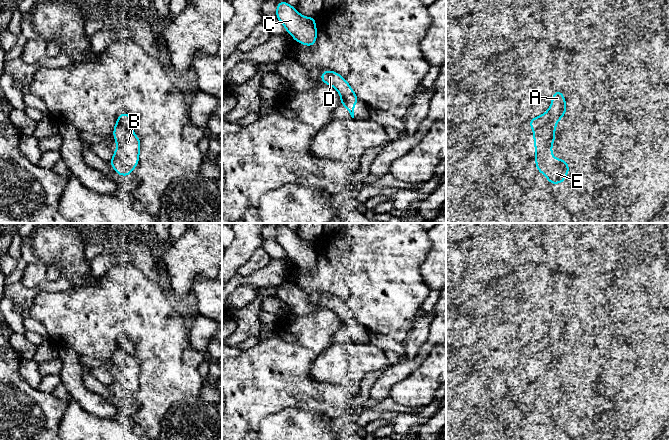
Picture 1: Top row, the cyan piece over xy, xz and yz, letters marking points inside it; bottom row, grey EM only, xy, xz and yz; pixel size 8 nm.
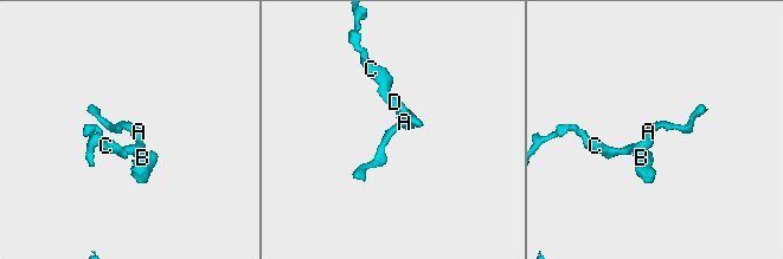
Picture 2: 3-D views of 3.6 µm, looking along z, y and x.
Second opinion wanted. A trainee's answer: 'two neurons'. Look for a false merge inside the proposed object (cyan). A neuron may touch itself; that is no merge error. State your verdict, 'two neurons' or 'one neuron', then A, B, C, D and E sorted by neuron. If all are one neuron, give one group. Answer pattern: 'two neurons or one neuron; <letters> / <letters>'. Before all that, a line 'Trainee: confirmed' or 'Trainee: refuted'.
Trainee: refuted
one neuron; A B C D E

